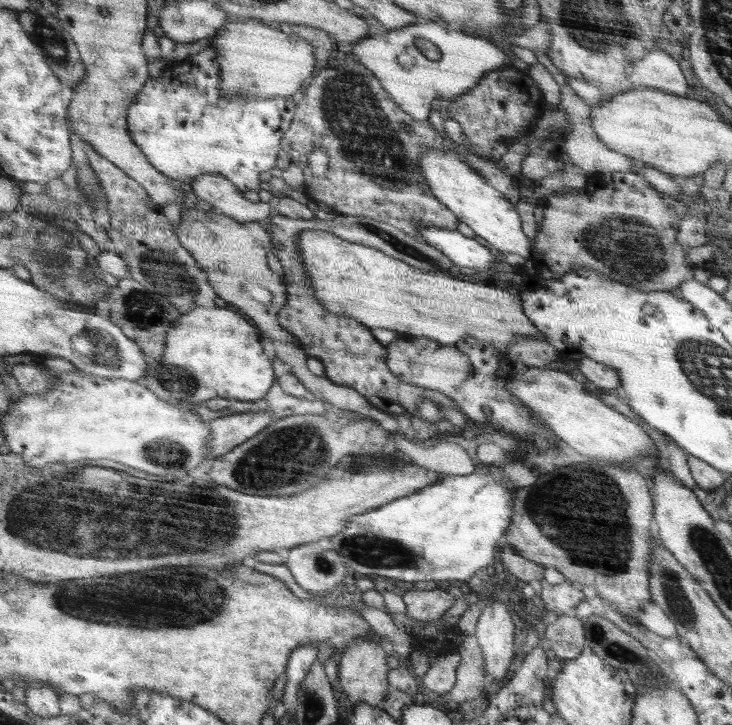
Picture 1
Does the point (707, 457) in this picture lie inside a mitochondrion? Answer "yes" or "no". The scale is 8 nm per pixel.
no

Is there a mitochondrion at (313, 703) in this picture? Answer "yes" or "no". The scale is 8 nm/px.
yes

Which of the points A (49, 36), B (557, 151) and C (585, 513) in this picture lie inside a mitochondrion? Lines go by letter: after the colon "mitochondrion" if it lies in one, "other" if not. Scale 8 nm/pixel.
A: mitochondrion
B: other
C: mitochondrion

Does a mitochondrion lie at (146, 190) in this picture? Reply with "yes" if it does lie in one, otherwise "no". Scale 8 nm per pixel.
no

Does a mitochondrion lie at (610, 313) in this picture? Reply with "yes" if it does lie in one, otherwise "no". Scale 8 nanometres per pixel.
no

